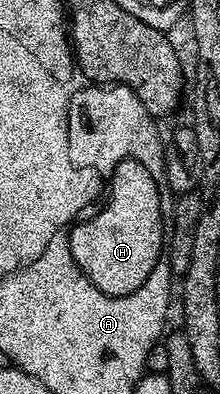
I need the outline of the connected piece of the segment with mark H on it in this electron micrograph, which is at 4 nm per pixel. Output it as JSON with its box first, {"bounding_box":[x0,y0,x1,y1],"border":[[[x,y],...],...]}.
{"bounding_box":[68,158,166,297],"border":[[[132,158],[120,161],[108,180],[107,209],[71,227],[73,230],[68,235],[71,255],[80,270],[103,294],[116,297],[133,294],[161,259],[166,228],[162,226],[162,192],[157,185],[157,179],[150,176],[149,170],[139,162]]]}

